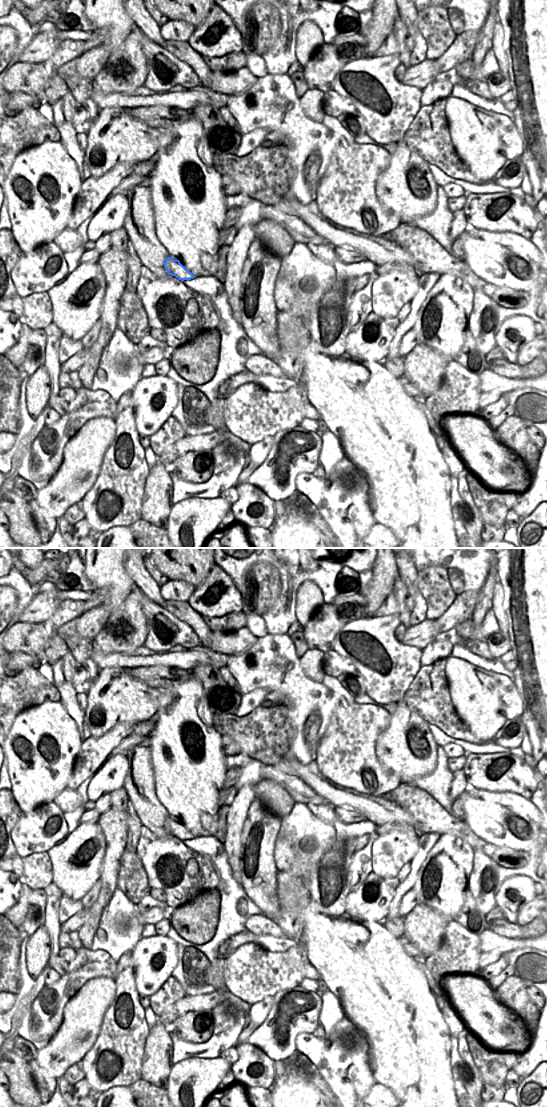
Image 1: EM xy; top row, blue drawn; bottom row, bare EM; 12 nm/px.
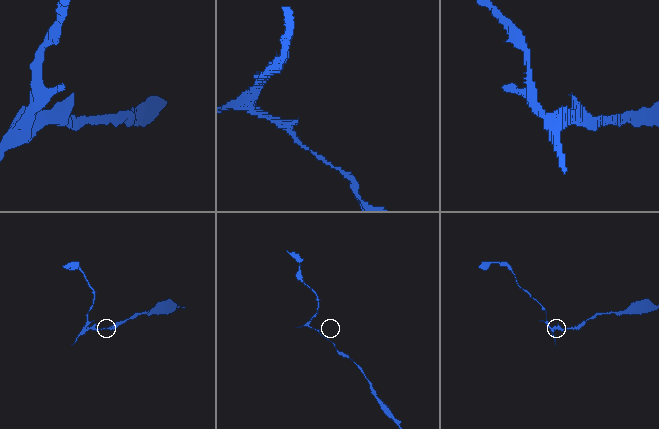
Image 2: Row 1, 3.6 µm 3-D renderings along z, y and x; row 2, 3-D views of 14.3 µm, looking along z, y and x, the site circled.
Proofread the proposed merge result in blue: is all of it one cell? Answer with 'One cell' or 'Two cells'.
Two cells

